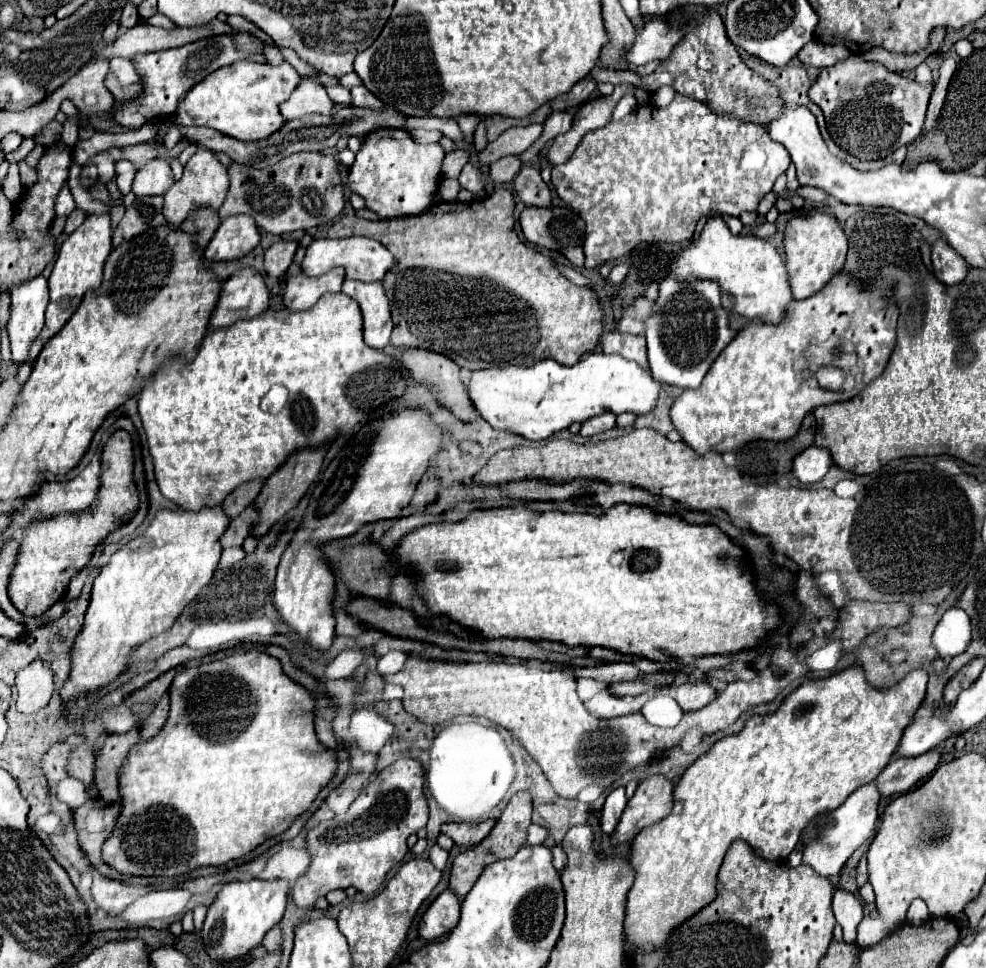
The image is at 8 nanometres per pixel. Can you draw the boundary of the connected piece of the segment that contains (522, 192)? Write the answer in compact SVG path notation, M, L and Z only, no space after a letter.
M524 166L514 178L514 190L526 206L550 206L550 188L532 166Z

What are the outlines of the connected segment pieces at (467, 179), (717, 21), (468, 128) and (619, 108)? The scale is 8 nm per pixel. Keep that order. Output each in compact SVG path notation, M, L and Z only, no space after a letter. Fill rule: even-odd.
M468 162L468 164L464 166L464 170L462 170L458 182L460 182L462 188L466 188L468 192L472 192L474 198L478 200L480 194L484 192L484 188L486 188L486 178L488 178L486 172L482 172L476 164Z
M718 12L696 14L694 24L684 34L684 38L674 46L672 54L666 60L662 60L660 66L646 80L640 80L632 70L610 70L610 68L602 68L602 66L592 68L590 78L596 84L600 84L600 82L612 82L612 84L630 82L634 86L644 88L646 92L654 92L660 86L672 86L678 94L686 94L696 100L700 100L700 96L702 96L702 102L708 104L716 114L736 116L736 118L744 118L744 120L756 122L756 124L764 124L764 122L770 122L772 118L776 118L778 110L784 104L780 100L778 90L770 82L760 78L756 72L752 72L742 62L738 50L726 38L724 24L722 24L722 18ZM700 50L714 50L716 52L710 70L700 70L696 66Z
M460 114L460 116L454 116L454 120L460 124L462 132L466 134L466 142L472 144L472 136L474 136L474 130L478 126L480 116L476 116L476 114Z
M629 90L617 103L613 113L612 119L619 120L628 115L632 110L638 107L637 100L635 98L633 90Z

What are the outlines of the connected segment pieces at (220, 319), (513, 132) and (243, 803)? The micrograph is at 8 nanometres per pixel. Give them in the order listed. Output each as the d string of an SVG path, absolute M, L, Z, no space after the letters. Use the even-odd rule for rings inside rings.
M242 268L230 276L220 292L218 306L210 318L210 328L230 326L240 318L258 316L268 308L270 290L264 284L262 274L254 268Z
M530 124L524 128L510 128L504 130L494 142L490 142L486 146L486 150L482 150L478 154L480 164L492 164L494 160L508 156L508 154L522 154L530 148L530 144L534 144L540 136L542 136L544 126L542 124Z
M252 650L246 654L234 654L234 656L226 656L222 660L200 664L196 668L184 668L180 674L176 674L168 694L170 694L170 714L168 714L166 724L158 730L158 734L154 738L140 740L138 746L134 746L134 750L130 750L130 754L126 758L126 766L122 766L122 770L118 770L118 780L120 780L118 790L122 796L120 816L118 816L118 822L116 822L110 838L106 838L106 842L102 846L102 860L110 868L118 870L120 874L128 874L128 876L174 878L174 876L188 874L200 866L222 866L230 860L238 860L238 858L246 856L258 844L262 844L266 838L282 834L294 822L296 816L306 812L310 808L312 800L316 798L316 794L330 782L330 778L334 776L334 770L336 770L334 752L326 750L314 734L314 724L312 724L314 722L314 698L310 696L310 692L306 692L302 686L292 682L282 672L282 666L276 658L272 658L264 652Z

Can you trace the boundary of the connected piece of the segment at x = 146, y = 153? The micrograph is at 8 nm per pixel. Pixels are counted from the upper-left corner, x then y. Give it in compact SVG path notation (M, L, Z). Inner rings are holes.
M136 144L136 146L120 146L120 152L124 156L124 160L130 160L136 168L140 168L142 164L146 164L148 160L152 160L156 154L154 150L150 150L146 144Z

